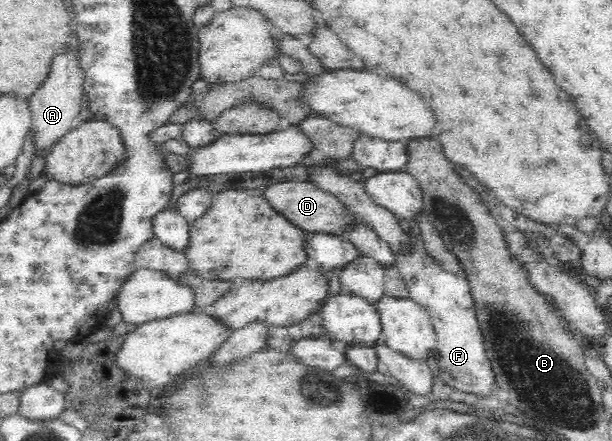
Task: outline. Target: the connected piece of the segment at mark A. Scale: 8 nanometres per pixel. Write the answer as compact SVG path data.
M77 42L71 45L71 51L65 55L57 55L51 63L51 73L45 79L45 83L40 89L30 97L28 108L32 118L28 132L31 133L33 139L33 157L41 157L46 159L51 153L51 147L63 137L67 135L76 126L76 119L81 113L81 101L83 101L83 76L82 69L78 66L77 61Z

